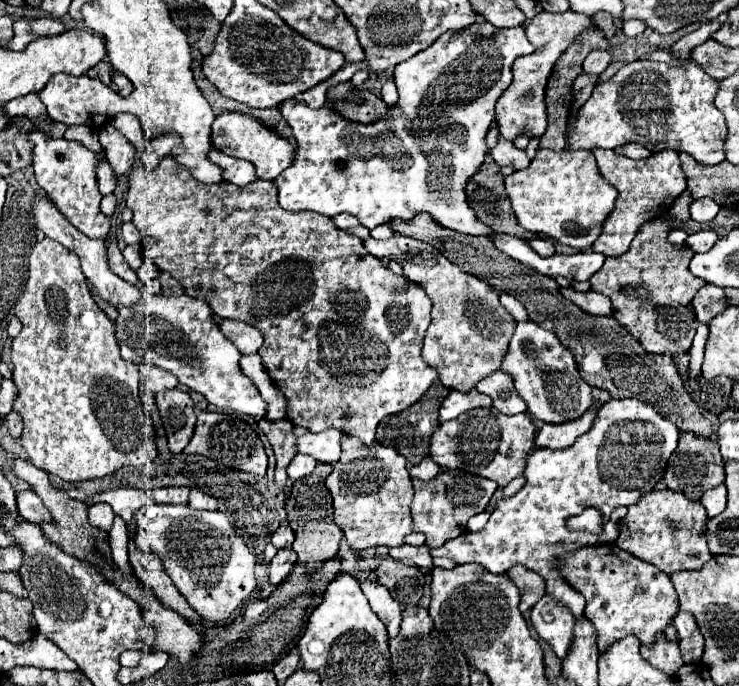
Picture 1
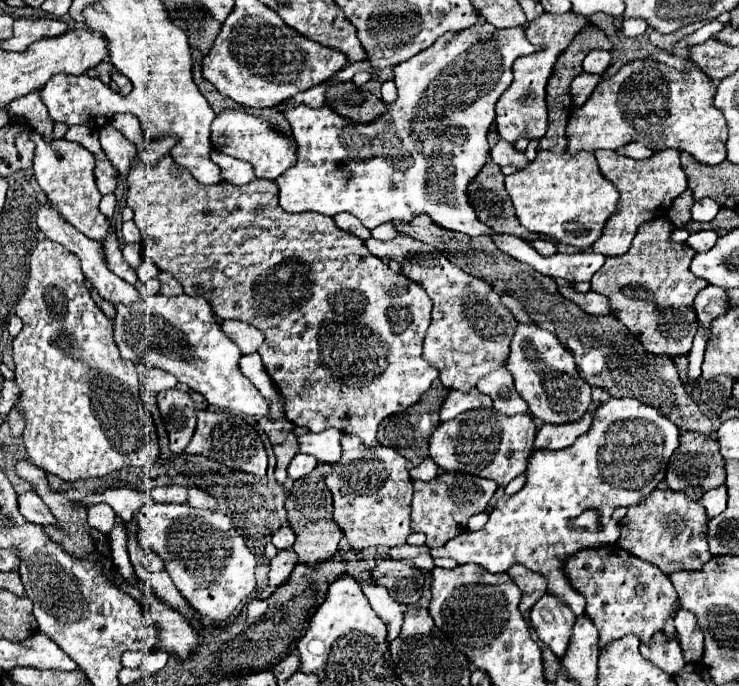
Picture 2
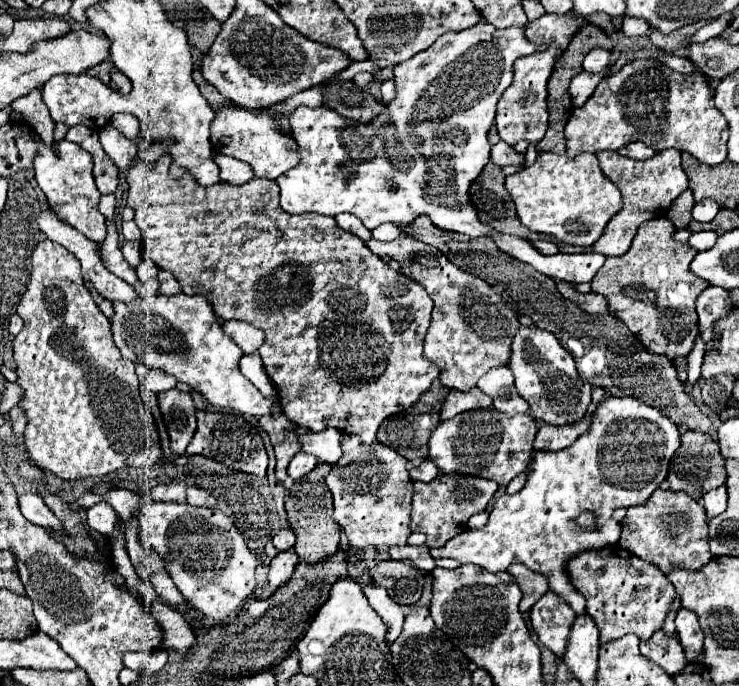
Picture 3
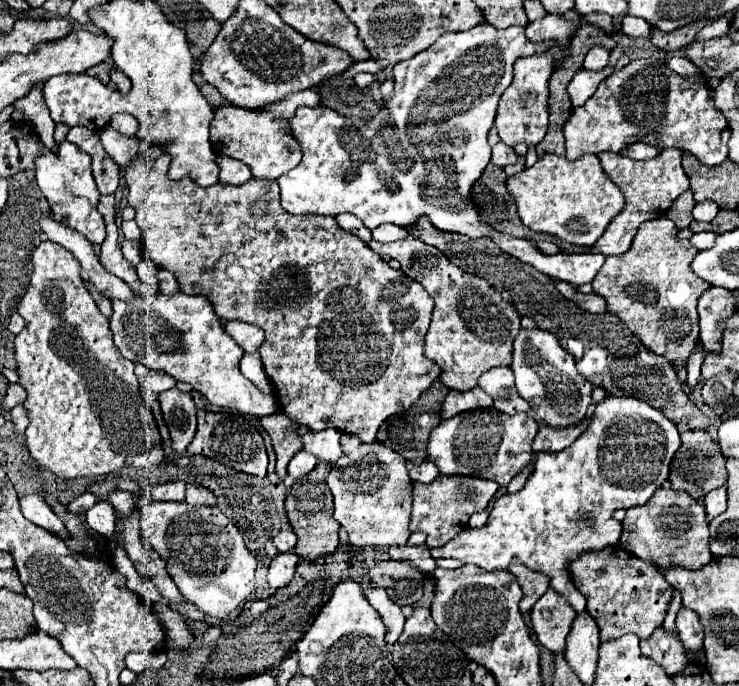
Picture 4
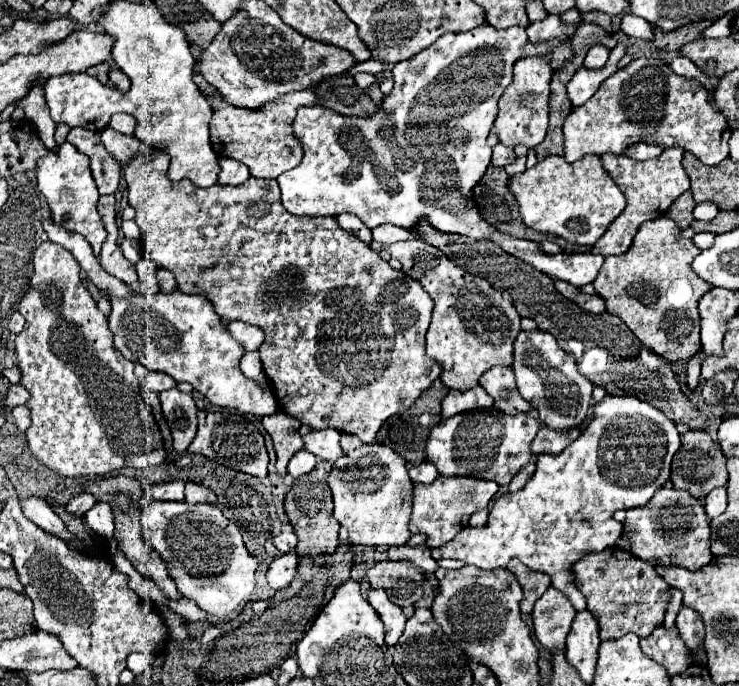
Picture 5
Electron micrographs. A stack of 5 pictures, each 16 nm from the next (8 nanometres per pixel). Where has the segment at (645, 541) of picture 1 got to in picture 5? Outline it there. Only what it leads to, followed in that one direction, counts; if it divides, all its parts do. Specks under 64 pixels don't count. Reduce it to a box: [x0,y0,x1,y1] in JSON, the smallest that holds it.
[624,488,712,570]

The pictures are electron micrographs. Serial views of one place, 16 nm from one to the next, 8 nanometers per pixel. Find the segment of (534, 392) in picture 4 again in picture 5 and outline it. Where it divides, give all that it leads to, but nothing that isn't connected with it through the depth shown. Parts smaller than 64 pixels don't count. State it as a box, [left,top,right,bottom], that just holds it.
[512,332,594,432]

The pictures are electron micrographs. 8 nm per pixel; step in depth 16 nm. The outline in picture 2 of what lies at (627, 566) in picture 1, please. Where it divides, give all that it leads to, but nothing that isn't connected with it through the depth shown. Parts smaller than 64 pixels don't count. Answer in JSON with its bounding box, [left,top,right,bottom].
[564,544,678,646]

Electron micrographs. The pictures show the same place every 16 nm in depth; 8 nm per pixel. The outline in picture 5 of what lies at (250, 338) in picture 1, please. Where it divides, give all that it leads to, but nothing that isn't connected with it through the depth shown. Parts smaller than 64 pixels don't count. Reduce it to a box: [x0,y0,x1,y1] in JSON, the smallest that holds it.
[228,322,264,350]

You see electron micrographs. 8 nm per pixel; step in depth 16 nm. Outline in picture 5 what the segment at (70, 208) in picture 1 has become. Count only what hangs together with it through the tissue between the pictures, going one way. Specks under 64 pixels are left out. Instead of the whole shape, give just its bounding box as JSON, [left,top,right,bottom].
[36,142,108,256]

